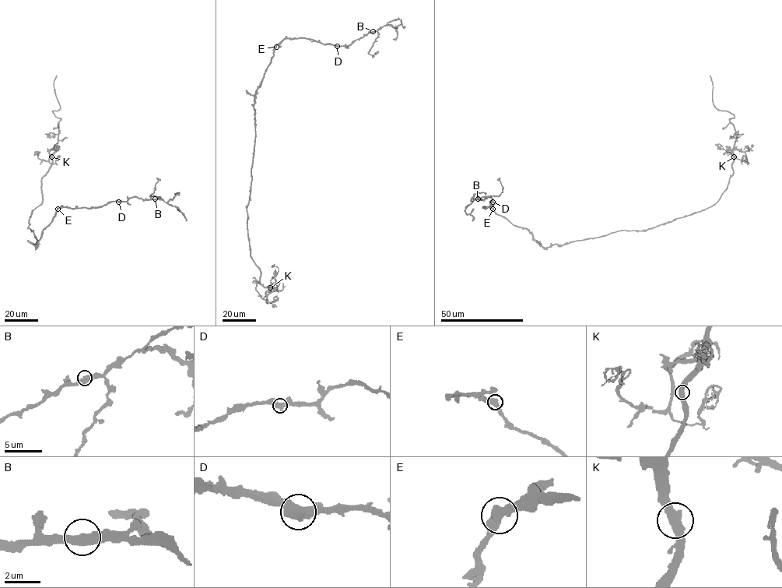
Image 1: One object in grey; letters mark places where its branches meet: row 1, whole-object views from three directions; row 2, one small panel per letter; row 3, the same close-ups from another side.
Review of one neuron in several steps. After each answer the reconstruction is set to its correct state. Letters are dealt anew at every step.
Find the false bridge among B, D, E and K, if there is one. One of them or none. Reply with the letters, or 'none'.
none

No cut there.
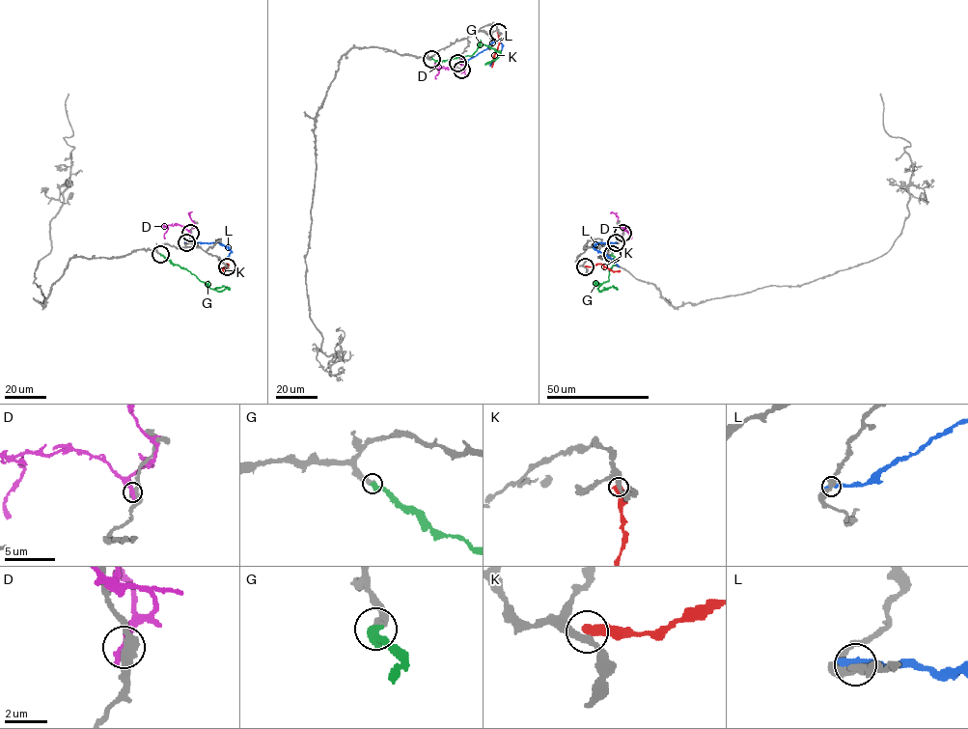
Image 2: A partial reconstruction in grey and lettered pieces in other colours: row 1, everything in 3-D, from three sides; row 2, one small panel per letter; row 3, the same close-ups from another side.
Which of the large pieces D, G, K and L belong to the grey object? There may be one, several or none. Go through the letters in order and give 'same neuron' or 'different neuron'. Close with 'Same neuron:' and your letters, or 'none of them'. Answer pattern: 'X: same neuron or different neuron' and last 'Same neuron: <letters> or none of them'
D: different neuron
G: same neuron
K: different neuron
L: different neuron
Same neuron: G

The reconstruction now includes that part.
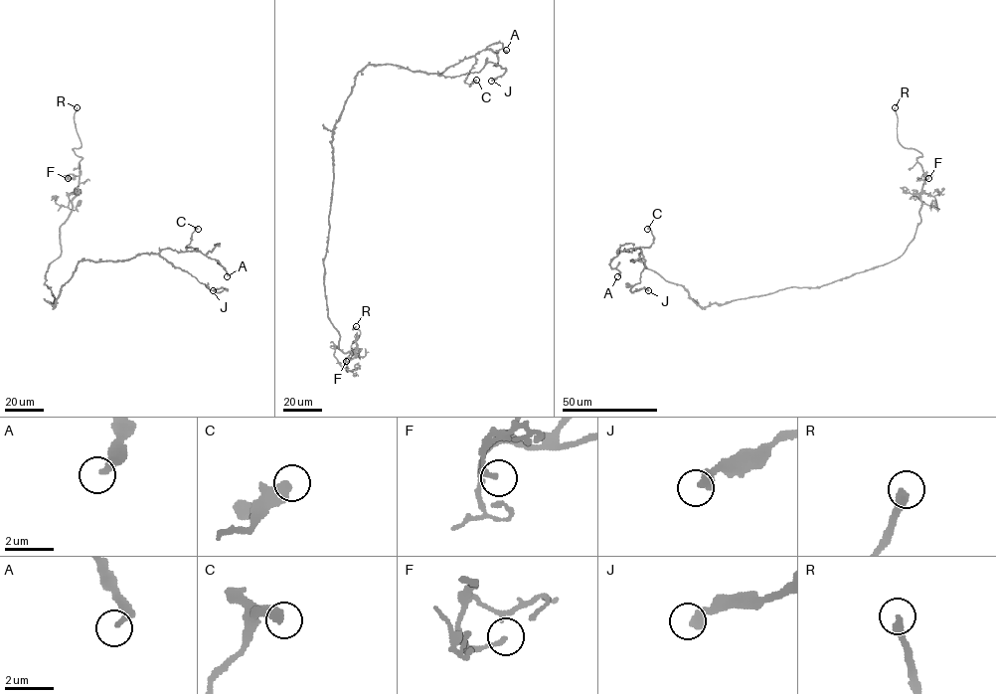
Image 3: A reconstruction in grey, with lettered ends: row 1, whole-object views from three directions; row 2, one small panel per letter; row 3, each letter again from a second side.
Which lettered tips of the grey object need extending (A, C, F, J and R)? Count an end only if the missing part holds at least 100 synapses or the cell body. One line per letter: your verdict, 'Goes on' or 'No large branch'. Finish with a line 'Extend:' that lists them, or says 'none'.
A: No large branch
C: No large branch
F: No large branch
J: No large branch
R: Goes on
Extend: R

